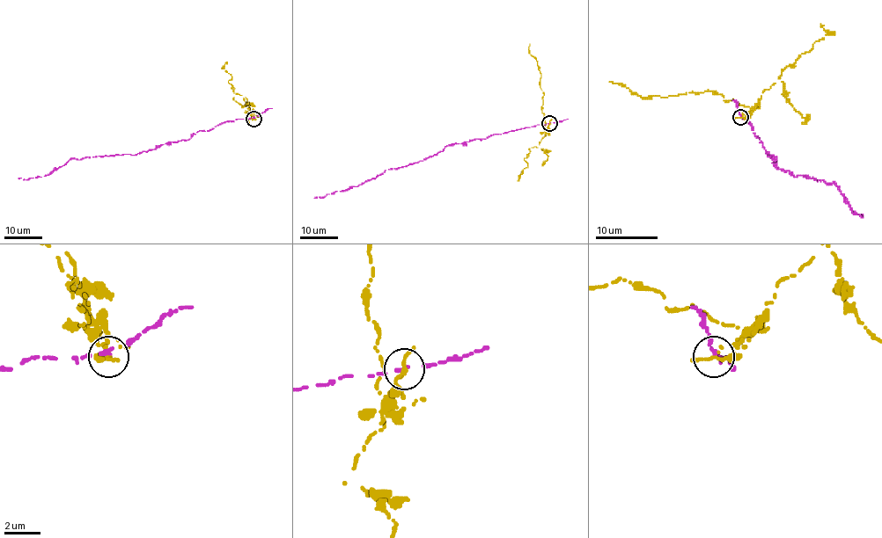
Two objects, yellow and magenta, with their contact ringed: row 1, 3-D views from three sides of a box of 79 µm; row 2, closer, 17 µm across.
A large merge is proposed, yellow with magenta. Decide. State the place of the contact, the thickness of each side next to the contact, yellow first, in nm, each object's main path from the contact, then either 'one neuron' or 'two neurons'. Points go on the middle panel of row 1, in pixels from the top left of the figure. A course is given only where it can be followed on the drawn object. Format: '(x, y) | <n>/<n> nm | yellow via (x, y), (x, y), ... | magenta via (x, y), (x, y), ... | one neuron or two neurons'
(549, 123) | 190/200 nm | yellow via (549, 123), (545, 128), (540, 73), (529, 53), (529, 44) | magenta via (549, 123), (452, 143), (422, 161), (391, 168), (359, 185), (314, 198) | two neurons

